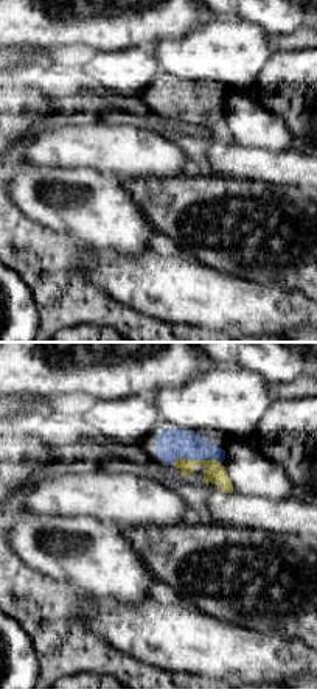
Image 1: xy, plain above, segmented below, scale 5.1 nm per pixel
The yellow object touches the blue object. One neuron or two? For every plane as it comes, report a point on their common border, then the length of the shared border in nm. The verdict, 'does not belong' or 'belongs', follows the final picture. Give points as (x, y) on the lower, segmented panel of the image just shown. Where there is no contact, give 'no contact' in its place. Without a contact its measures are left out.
contact (195, 461); length 280 nm

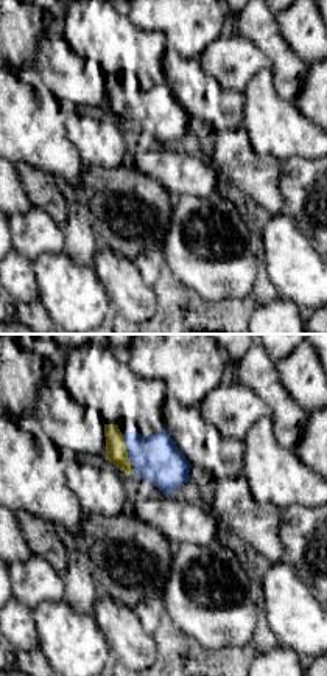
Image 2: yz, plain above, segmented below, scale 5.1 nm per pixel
contact (125, 445); length 120 nm

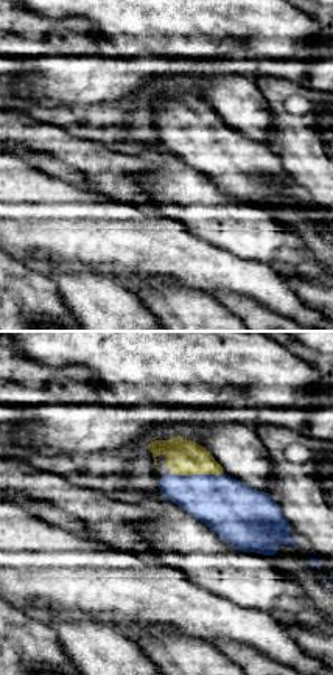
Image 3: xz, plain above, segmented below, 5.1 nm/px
contact (196, 473); length 280 nm

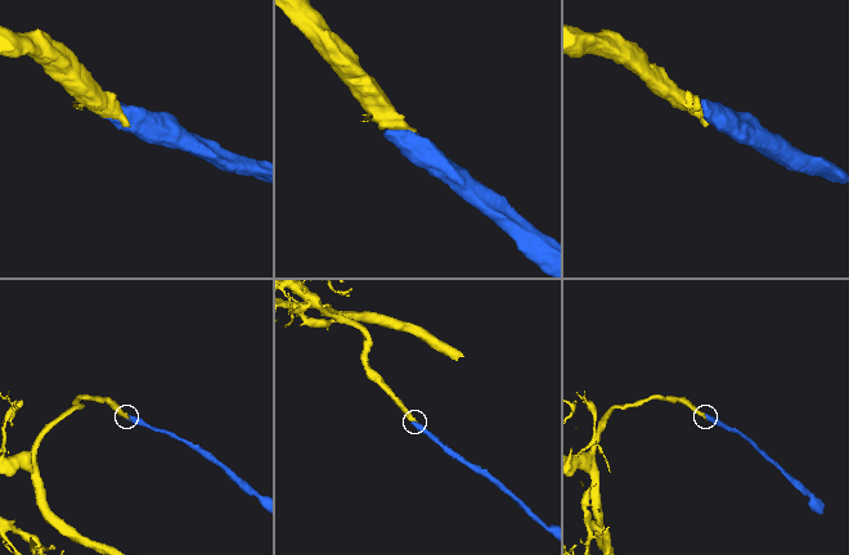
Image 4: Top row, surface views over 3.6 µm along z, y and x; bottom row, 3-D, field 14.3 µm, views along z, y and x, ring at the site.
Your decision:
belongs

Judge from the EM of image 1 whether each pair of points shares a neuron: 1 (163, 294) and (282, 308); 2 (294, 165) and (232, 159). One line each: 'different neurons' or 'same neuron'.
1: same neuron
2: same neuron

